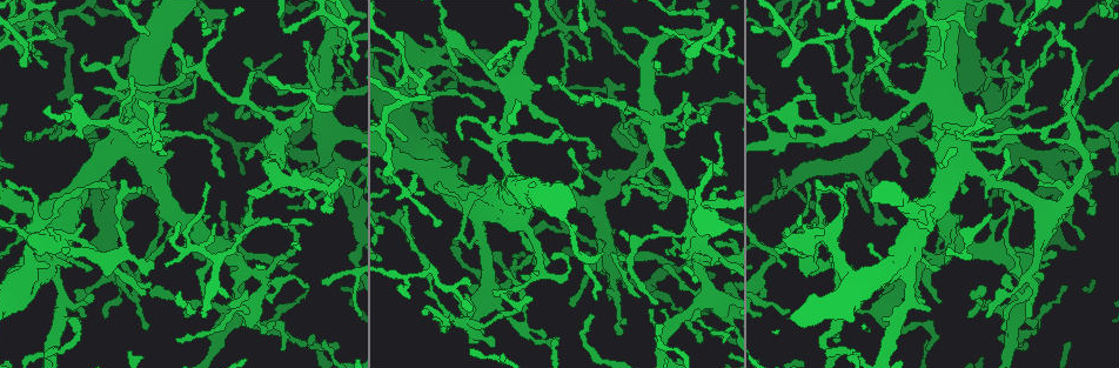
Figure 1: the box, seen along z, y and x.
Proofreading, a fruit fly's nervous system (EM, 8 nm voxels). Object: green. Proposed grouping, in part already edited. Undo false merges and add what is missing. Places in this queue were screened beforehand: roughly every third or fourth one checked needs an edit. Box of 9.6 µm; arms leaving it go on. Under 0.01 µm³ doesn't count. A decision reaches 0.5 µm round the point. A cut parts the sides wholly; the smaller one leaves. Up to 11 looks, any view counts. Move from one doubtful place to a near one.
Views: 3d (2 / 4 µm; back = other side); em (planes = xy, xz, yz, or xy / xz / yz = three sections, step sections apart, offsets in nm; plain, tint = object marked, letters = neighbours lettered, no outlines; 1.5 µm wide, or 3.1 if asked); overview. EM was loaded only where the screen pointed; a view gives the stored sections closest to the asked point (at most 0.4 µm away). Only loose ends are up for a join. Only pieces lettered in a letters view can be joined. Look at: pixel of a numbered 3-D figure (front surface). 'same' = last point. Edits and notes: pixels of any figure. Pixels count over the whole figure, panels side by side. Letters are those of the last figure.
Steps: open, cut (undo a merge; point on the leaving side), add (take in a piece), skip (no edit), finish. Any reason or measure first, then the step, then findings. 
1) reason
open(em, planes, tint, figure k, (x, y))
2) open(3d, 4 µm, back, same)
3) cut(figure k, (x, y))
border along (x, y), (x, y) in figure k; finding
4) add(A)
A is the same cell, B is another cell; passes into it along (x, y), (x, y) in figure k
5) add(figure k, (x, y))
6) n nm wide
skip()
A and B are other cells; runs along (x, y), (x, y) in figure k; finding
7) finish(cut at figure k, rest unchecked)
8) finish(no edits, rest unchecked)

branch stops here
open(em, planes, plain, figure 1, (762, 295))

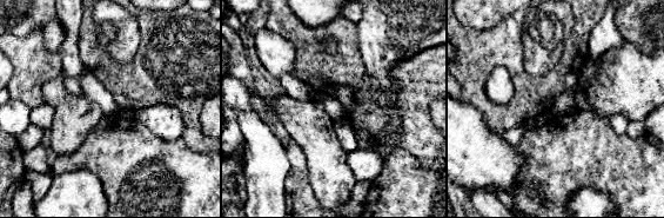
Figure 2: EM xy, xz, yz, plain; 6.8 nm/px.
open(em, planes, letters, same)

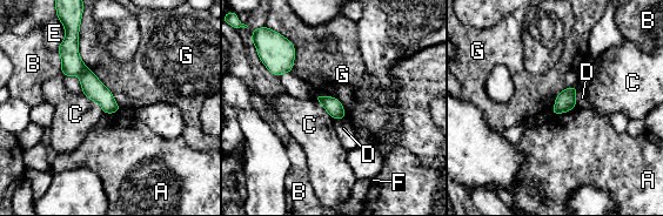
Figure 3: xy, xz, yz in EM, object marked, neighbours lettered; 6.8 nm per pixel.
skip()
A, B, C, D, E, F and G are other cells; runs along (72, 44), (72, 61), (115, 108) in figure 3; no lettered piece goes on from it

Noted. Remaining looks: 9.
tapers out
open(3d, 2 µm, figure 1, (622, 86))

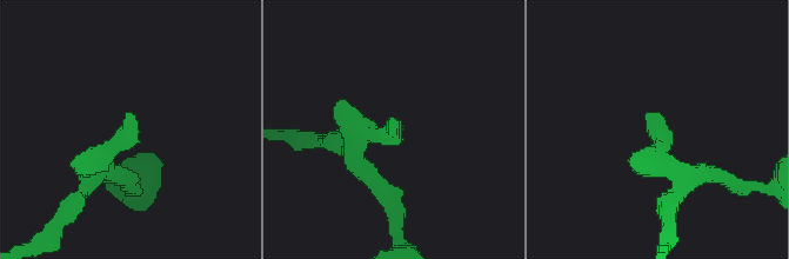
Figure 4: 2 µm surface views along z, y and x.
need the tissue
open(em, planes, letters, figure 4, (125, 115))

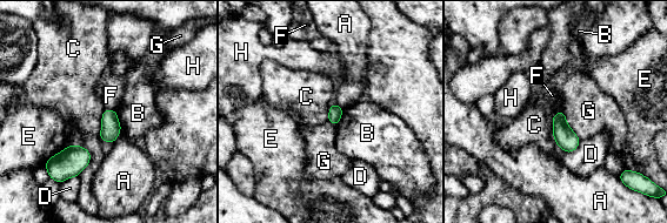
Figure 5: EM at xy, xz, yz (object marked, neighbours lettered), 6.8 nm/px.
skip()
A, B, C, D, E, F, G and H are other cells; border along (104, 108), (100, 127), (101, 142) in figure 5; none of them fits

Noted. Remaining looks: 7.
an open end
open(em, xz, step 4, letters, figure 1, (837, 322))

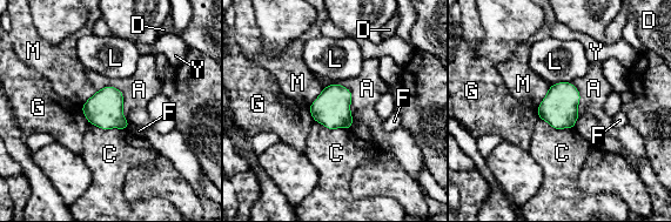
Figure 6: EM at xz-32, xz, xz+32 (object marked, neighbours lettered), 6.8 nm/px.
another direction
open(em, yz, step 4, letters, same)

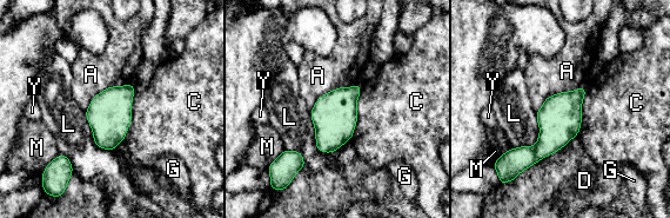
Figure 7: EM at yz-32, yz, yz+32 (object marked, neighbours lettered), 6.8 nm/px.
skip()
A, C, D, G, L, M and Y are other cells; border along (134, 84), (132, 120), (121, 141) in figure 7; no lettered piece goes on from it

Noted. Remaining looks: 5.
thin end
open(3d, 4 µm, figure 1, (552, 89))

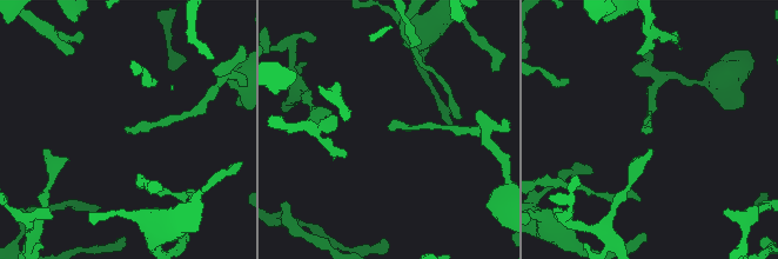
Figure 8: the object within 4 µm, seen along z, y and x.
open(em, planes, letters, figure 8, (388, 128))

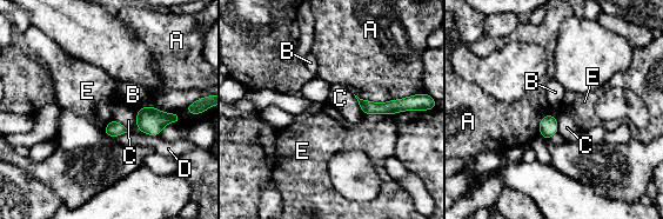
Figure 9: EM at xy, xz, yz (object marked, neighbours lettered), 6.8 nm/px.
110 nm wide
skip()
A, B, C, D and E are other cells; runs along (362, 103), (367, 107), (401, 108) in figure 9; no lettered piece goes on from it

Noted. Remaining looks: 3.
finish(no edits, rest unchecked)

